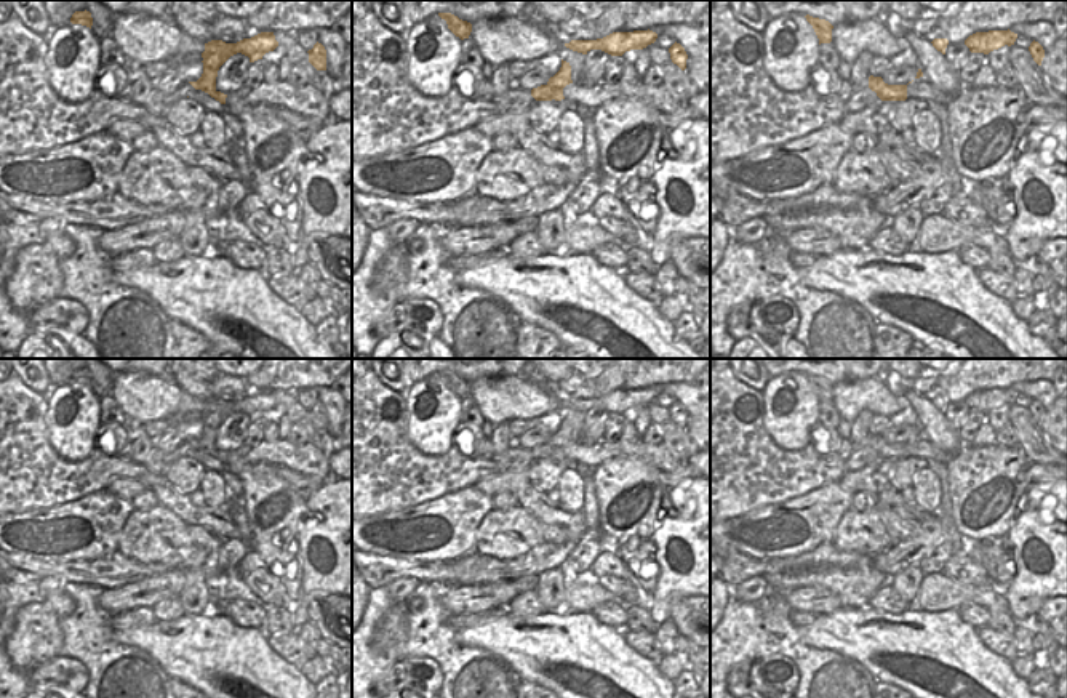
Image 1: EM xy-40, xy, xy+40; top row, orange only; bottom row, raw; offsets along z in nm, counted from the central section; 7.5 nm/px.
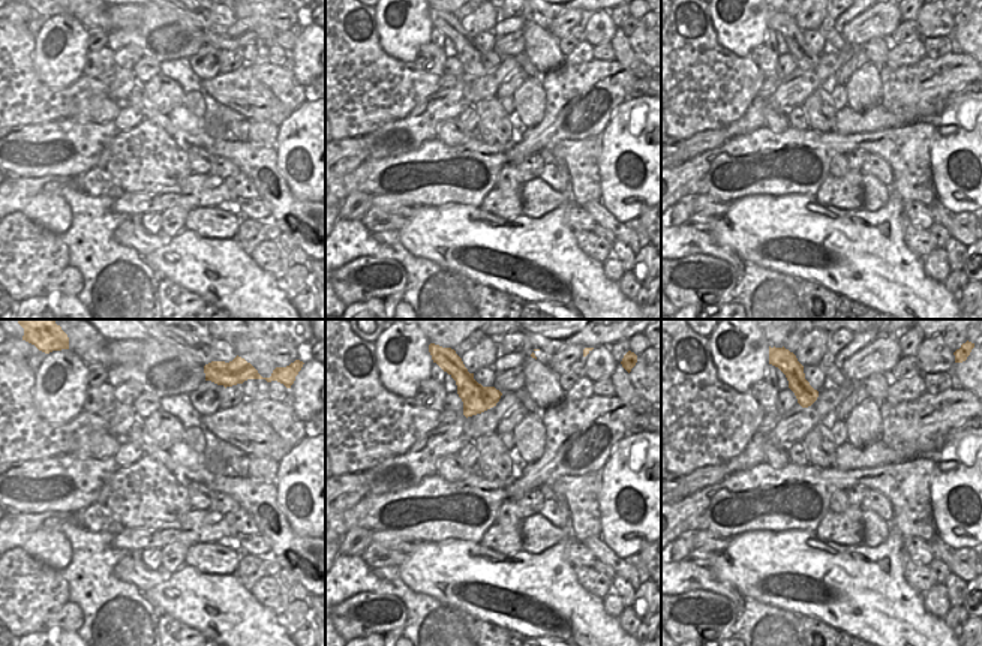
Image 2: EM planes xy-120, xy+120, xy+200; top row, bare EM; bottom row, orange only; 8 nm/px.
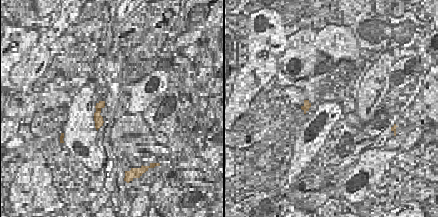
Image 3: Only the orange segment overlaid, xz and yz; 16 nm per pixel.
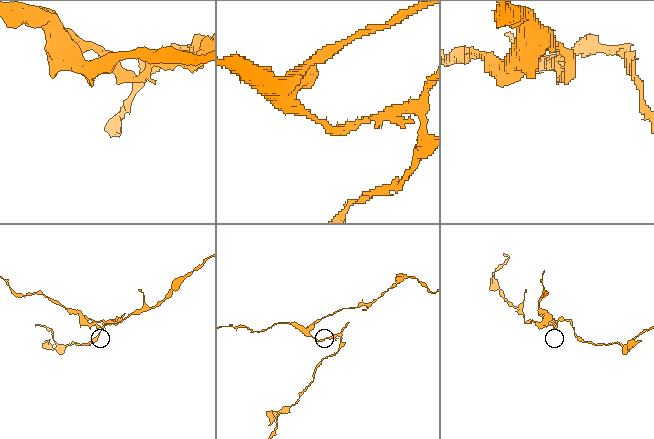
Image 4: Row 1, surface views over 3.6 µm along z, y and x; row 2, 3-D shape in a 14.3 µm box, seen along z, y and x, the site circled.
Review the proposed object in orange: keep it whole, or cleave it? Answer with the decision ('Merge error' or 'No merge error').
Merge error

